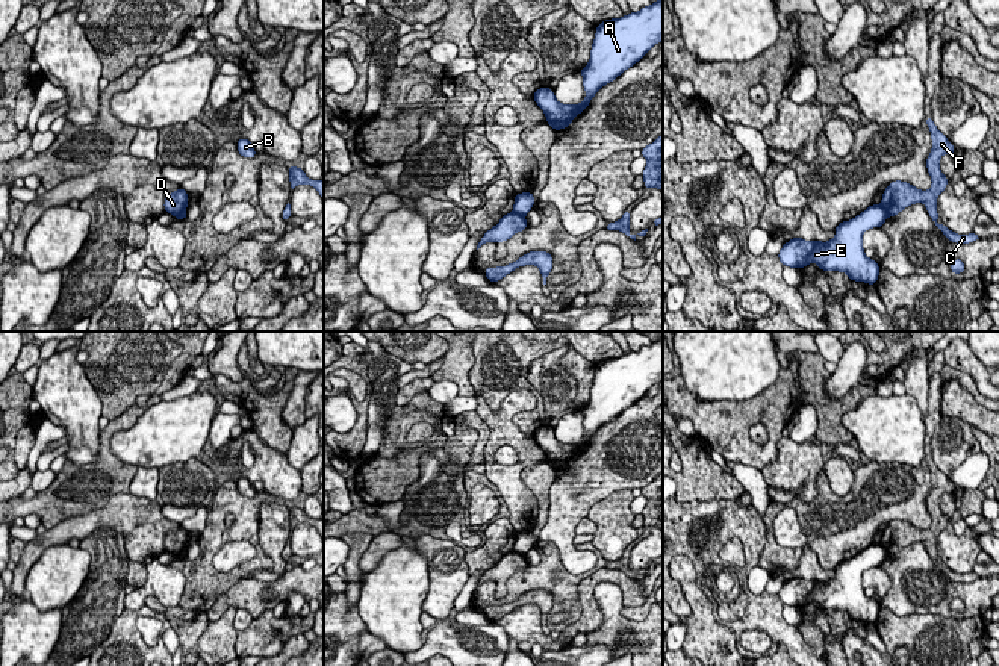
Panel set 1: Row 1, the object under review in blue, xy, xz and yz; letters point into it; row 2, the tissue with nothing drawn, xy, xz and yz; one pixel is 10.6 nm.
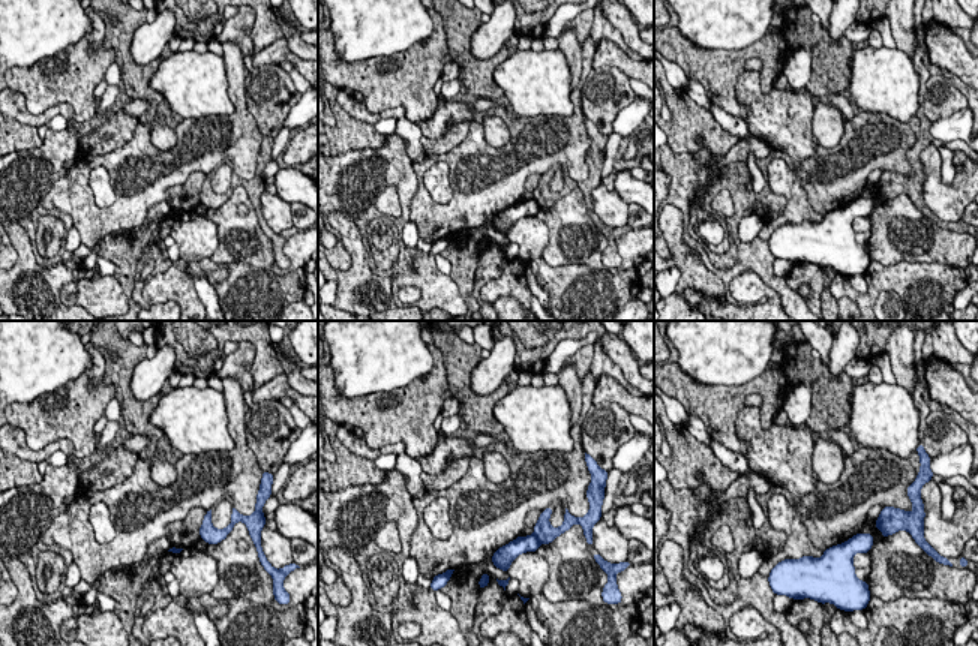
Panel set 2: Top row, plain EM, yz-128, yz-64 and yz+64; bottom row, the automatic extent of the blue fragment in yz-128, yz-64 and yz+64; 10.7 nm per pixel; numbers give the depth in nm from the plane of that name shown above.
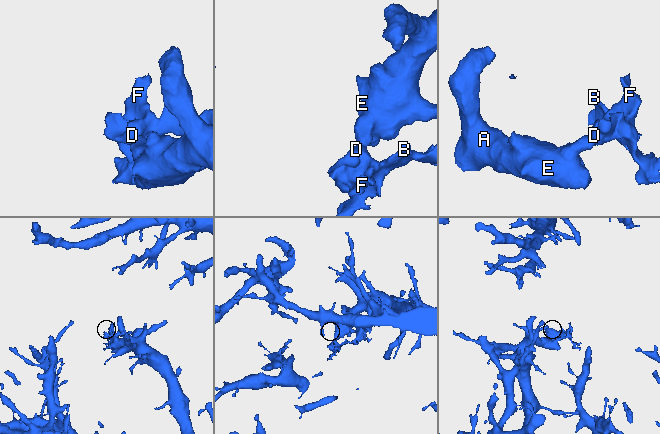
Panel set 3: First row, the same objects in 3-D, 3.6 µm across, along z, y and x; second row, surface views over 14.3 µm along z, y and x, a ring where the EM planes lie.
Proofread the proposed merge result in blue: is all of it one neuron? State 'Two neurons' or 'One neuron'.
Two neurons

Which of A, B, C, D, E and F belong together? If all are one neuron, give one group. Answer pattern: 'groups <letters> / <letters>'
groups A E / B C D F

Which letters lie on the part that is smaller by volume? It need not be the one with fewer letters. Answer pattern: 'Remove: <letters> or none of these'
Remove: B, C, D, F

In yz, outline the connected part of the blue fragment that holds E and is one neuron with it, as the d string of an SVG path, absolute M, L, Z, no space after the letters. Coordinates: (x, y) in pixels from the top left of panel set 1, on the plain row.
M872 543L855 557L840 562L834 569L836 575L828 581L790 578L780 589L778 598L783 604L798 608L817 602L822 610L845 612L849 619L875 624L879 604L866 595L863 572L873 566L882 566L887 557L881 543Z

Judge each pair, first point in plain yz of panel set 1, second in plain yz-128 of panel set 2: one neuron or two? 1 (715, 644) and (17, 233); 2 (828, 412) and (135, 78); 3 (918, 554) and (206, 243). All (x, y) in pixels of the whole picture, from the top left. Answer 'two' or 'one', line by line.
1: one
2: one
3: two

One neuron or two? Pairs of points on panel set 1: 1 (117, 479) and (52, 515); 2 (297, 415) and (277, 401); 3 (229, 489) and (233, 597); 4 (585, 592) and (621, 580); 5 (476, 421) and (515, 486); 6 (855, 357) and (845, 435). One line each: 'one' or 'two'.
1: one
2: two
3: two
4: one
5: two
6: two

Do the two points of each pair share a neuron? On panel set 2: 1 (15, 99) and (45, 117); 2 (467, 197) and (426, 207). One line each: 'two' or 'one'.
1: one
2: one

